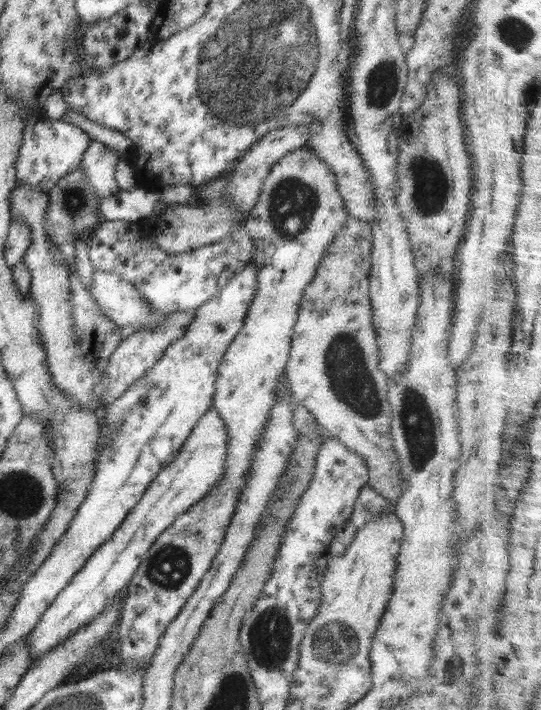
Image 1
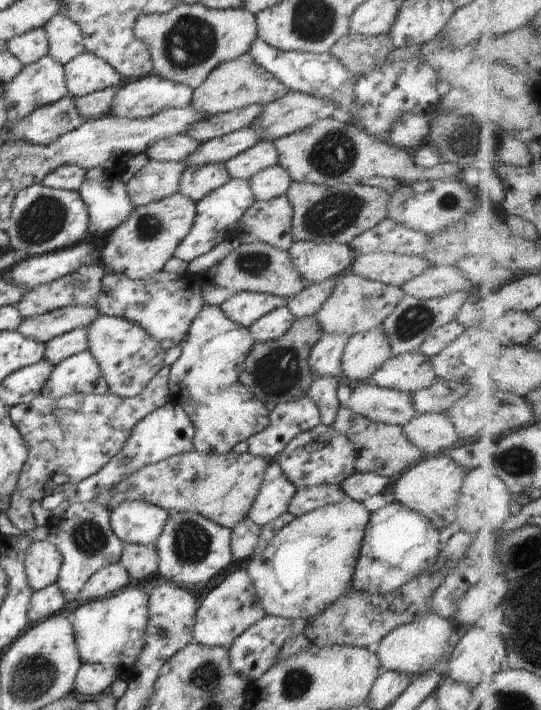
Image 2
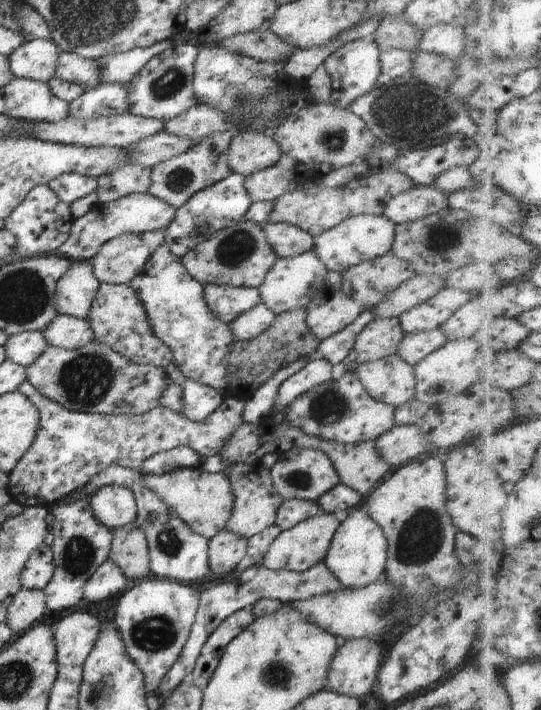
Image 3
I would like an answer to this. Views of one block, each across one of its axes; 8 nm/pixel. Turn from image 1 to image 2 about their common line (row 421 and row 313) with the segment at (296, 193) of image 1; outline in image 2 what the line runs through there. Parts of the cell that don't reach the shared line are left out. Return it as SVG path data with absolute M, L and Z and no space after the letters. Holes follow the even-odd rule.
M238 292L234 293L228 300L223 301L219 307L228 320L244 328L252 326L260 317L276 310L286 307L287 299L269 295L266 293Z

